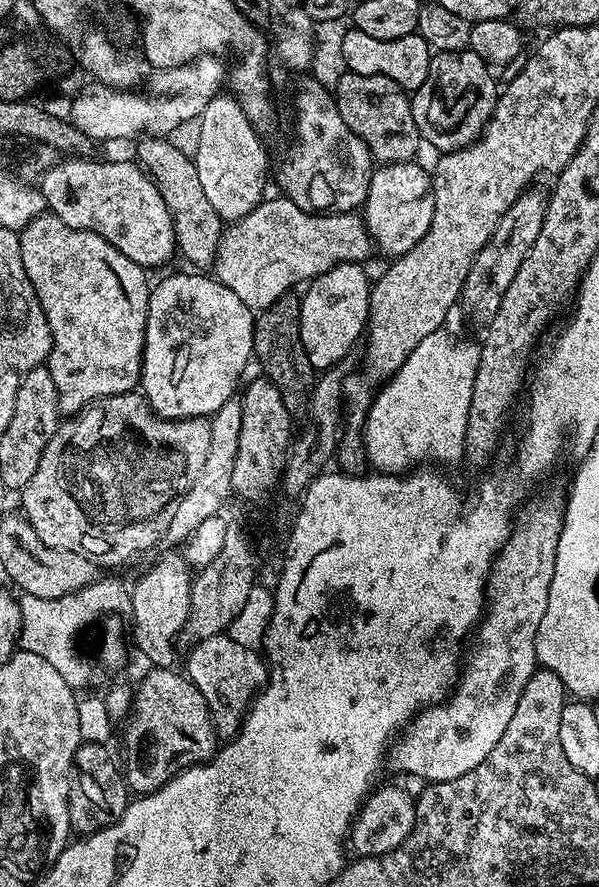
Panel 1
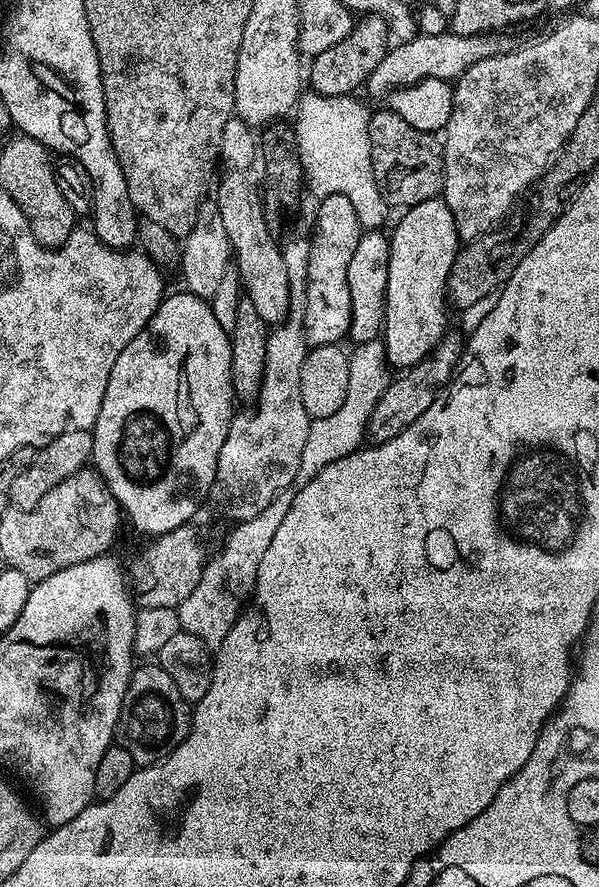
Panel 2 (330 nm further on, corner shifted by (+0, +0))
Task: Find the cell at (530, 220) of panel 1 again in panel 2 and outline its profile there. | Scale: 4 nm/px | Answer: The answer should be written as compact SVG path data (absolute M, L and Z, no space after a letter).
M445 334L438 342L436 349L431 352L421 364L413 364L411 368L401 371L400 376L393 379L378 398L378 406L374 406L374 414L370 414L368 423L367 439L373 445L385 444L390 438L402 434L410 422L422 418L426 410L430 410L430 402L440 391L447 388L449 380L452 379L459 363L460 354L464 351L465 341L459 340L453 334Z

